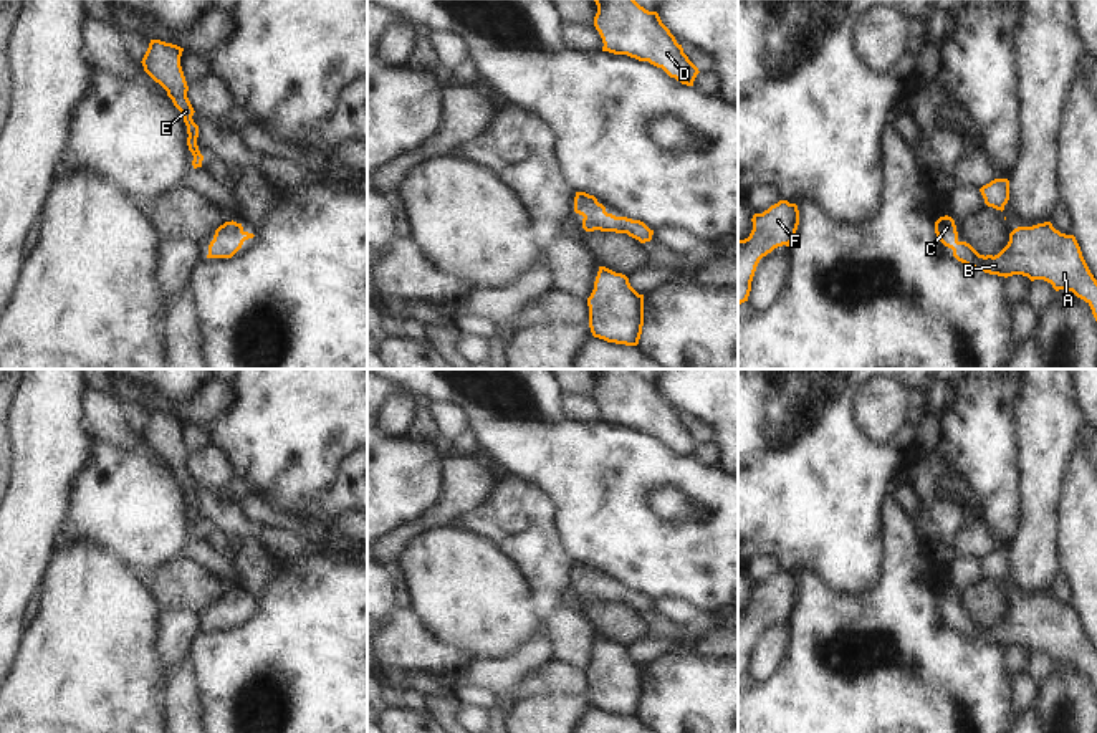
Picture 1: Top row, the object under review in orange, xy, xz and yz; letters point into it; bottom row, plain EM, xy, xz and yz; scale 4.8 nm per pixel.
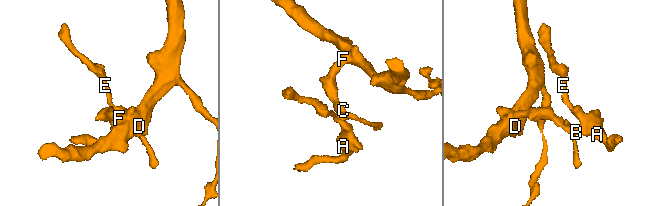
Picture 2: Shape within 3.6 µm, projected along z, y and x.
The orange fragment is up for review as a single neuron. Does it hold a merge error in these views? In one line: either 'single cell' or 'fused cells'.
single cell

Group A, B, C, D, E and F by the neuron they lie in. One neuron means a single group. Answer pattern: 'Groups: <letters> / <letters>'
Groups: A B C D E F.

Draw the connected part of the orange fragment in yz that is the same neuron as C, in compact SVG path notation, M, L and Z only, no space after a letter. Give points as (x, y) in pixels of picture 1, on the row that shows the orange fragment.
M948 215L935 222L937 238L953 250L953 256L989 275L1023 275L1031 281L1044 280L1056 291L1067 290L1084 299L1097 321L1097 280L1090 273L1074 235L1061 233L1051 222L1018 227L998 255L980 255L970 243L958 240L955 220Z

